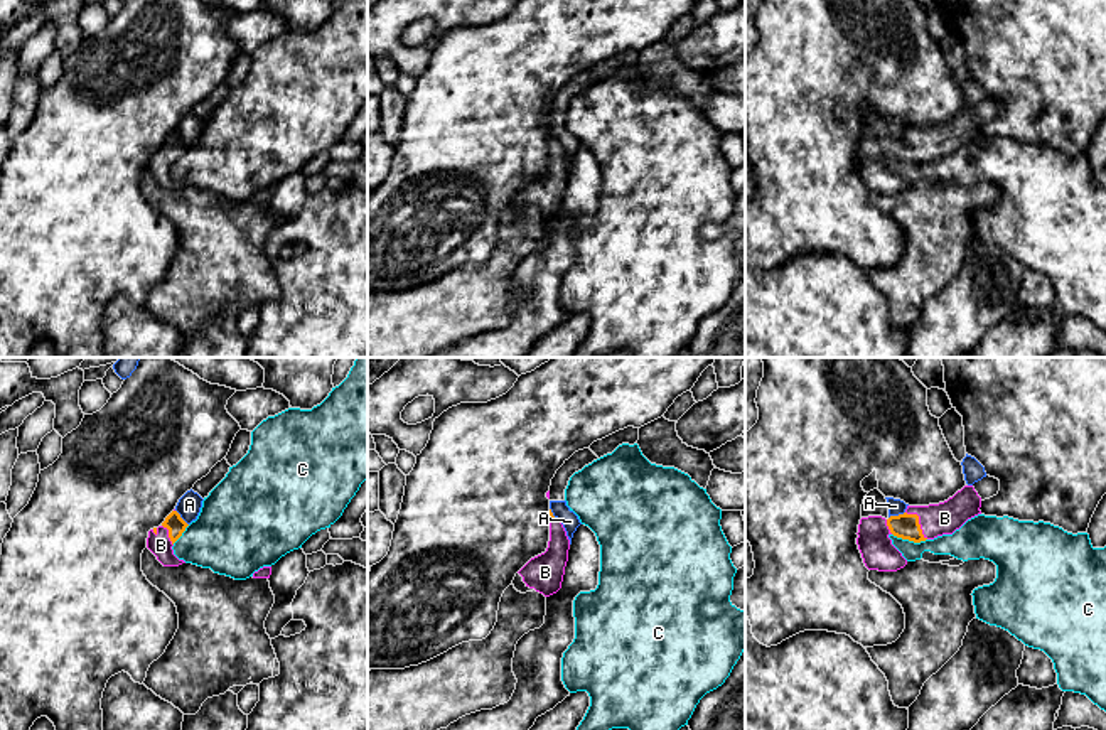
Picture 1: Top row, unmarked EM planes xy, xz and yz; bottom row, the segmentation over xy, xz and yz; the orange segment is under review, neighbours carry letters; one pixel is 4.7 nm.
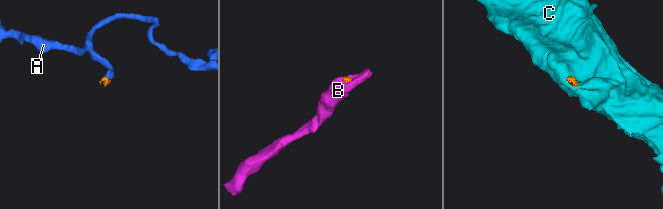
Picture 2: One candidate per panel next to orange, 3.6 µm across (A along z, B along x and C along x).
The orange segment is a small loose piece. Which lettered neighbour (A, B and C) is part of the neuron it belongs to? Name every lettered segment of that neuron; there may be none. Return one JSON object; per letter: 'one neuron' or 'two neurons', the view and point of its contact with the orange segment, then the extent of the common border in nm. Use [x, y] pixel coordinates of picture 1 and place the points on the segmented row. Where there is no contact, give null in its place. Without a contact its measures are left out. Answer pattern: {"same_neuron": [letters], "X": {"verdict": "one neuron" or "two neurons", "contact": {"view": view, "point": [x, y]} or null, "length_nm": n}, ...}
{"same_neuron": ["B"], "A": {"verdict": "two neurons", "contact": {"view": "yz", "point": [896, 516]}, "length_nm": 90}, "B": {"verdict": "one neuron", "contact": {"view": "yz", "point": [918, 521]}, "length_nm": 170}, "C": {"verdict": "two neurons", "contact": {"view": "yz", "point": [909, 540]}, "length_nm": 170}}

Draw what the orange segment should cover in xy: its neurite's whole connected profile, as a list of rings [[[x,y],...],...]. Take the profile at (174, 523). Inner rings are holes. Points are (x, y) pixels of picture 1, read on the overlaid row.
[[[174,509],[165,521],[148,531],[147,548],[157,556],[164,566],[179,566],[185,563],[174,555],[174,543],[182,536],[189,524]]]

